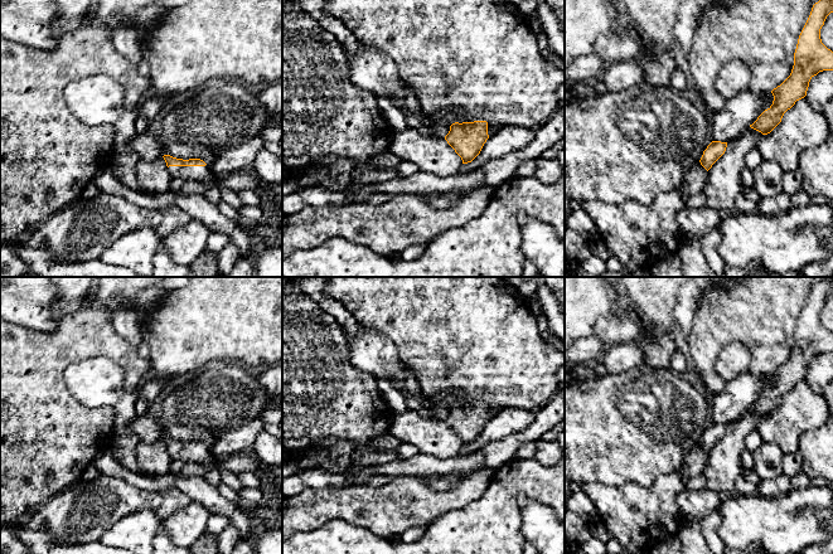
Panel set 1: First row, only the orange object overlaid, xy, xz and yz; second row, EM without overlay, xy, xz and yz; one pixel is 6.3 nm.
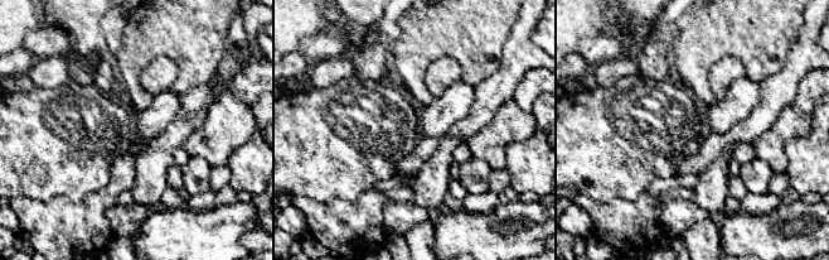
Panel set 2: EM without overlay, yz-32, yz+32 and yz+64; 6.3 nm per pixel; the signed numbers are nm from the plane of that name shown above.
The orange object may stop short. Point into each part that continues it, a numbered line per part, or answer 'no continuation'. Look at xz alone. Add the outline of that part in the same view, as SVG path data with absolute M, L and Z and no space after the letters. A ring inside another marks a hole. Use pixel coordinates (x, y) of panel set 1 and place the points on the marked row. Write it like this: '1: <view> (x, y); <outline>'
no continuation

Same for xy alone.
1: xy (188, 174); M209 165L205 166L169 166L171 178L180 178L185 183L202 181L212 178L212 170Z

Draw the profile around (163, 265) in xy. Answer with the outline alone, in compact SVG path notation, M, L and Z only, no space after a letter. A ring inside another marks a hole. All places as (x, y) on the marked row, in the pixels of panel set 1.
M163 243L154 257L152 264L154 264L152 269L154 277L188 277L189 274L189 267L183 264L175 264L171 261Z

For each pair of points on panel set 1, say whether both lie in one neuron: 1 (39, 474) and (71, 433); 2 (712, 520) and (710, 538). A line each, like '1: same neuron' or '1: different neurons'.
1: same neuron
2: same neuron

